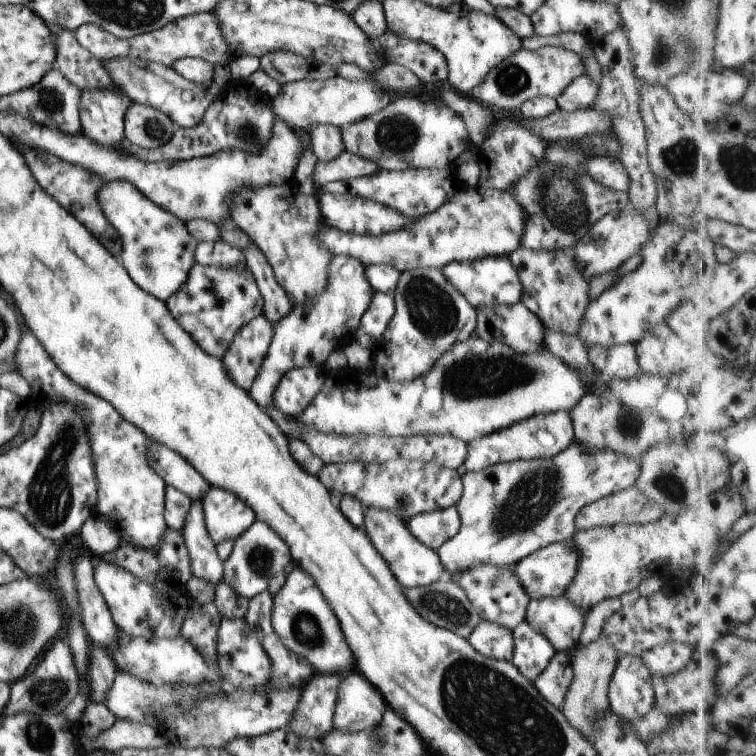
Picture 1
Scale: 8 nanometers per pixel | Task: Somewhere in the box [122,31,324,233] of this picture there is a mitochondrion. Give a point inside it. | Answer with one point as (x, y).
(245, 131)

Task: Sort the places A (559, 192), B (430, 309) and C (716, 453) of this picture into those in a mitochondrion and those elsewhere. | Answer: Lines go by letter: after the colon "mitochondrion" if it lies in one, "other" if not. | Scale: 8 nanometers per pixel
A: mitochondrion
B: mitochondrion
C: other

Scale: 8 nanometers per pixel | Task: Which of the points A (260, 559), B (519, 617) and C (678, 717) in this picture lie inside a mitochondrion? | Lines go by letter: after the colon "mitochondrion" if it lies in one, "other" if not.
A: mitochondrion
B: other
C: other

